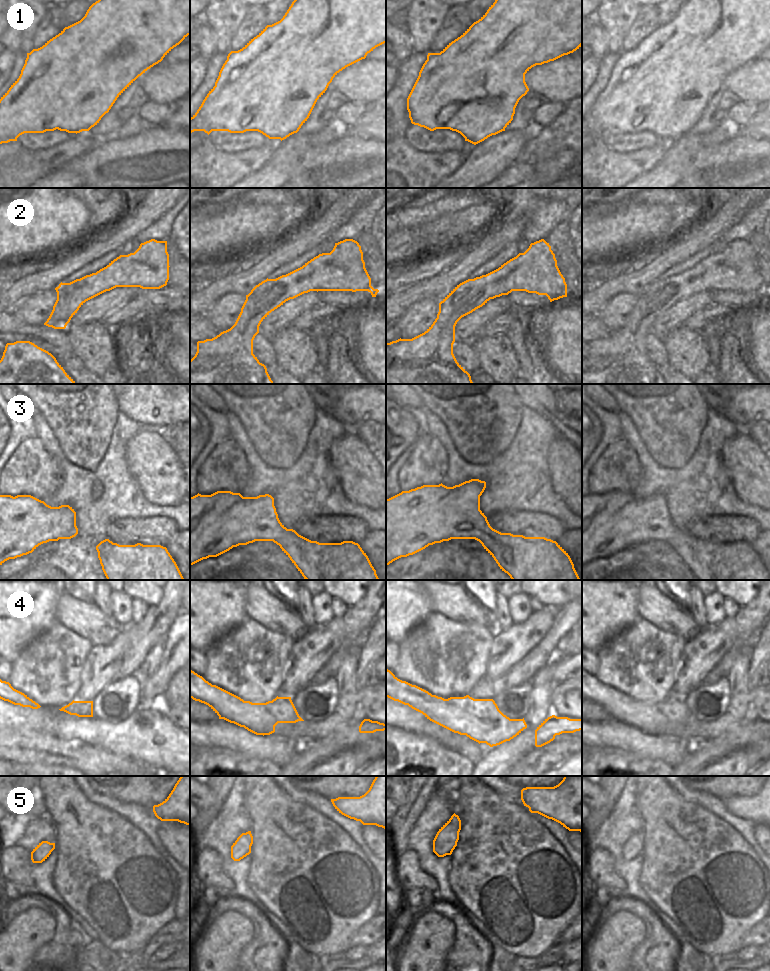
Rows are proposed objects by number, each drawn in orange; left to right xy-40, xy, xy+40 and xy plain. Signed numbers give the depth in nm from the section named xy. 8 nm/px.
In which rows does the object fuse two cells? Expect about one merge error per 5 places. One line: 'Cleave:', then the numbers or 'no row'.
Cleave: 2.

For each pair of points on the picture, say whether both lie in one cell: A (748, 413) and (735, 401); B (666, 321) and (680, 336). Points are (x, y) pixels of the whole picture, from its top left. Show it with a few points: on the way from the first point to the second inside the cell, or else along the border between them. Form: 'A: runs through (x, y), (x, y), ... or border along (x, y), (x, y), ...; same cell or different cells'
A: runs through (745, 410), (738, 403); same cell
B: border along (682, 324), (675, 327), (663, 339); different cells

